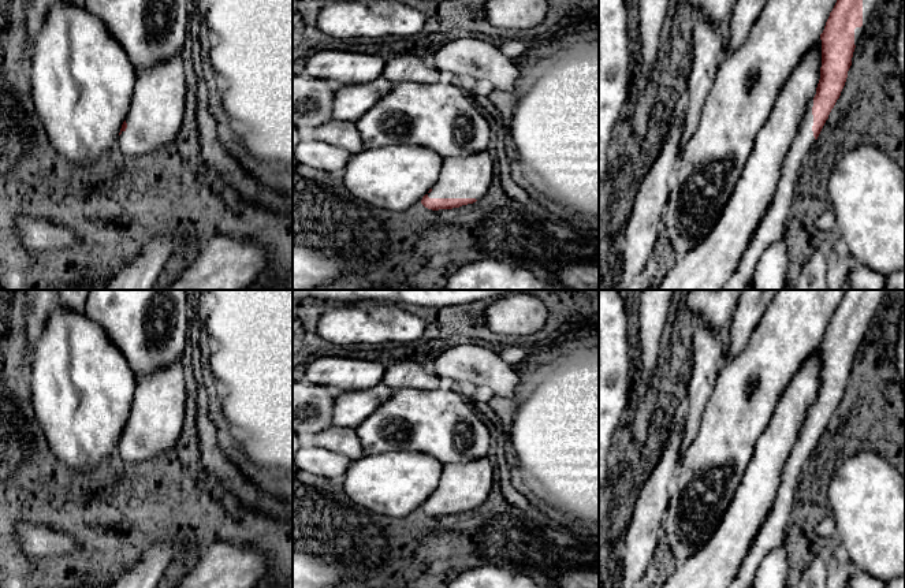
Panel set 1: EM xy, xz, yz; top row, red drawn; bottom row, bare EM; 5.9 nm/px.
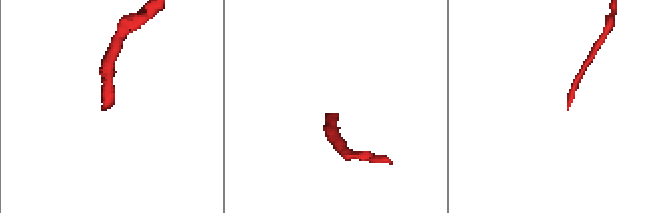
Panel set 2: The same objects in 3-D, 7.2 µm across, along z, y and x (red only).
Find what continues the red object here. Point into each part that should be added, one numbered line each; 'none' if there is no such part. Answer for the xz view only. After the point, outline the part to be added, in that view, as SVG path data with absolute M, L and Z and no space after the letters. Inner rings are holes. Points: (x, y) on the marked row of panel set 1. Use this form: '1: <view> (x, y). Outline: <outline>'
1: xz (469, 177). Outline: M484 150L443 160L440 176L428 193L429 198L481 200L489 189L494 155Z

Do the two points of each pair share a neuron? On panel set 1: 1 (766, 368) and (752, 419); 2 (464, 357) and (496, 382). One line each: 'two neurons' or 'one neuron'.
1: one neuron
2: one neuron

